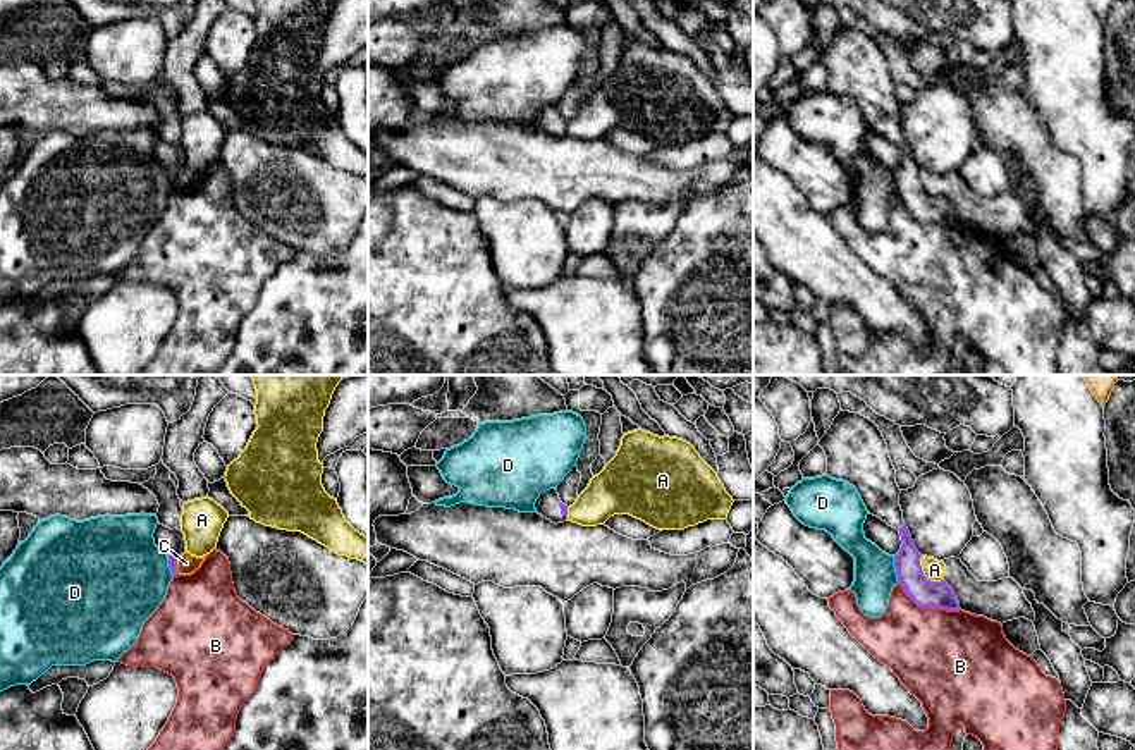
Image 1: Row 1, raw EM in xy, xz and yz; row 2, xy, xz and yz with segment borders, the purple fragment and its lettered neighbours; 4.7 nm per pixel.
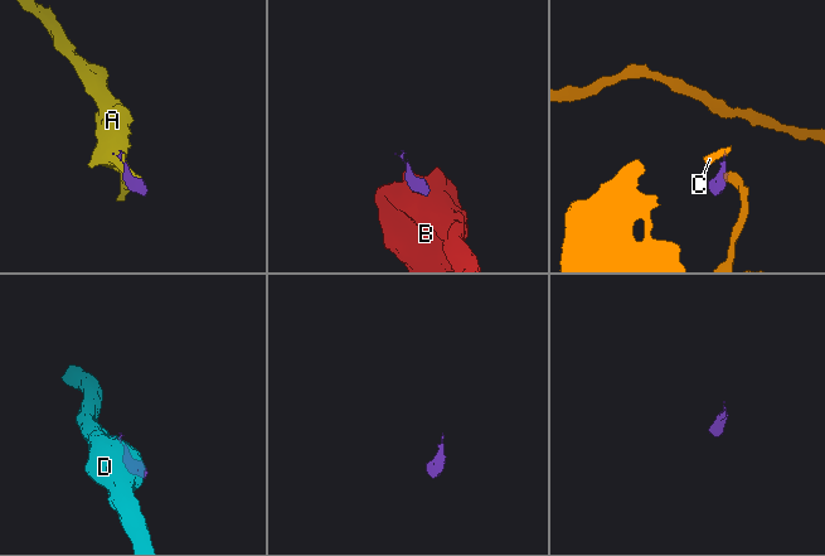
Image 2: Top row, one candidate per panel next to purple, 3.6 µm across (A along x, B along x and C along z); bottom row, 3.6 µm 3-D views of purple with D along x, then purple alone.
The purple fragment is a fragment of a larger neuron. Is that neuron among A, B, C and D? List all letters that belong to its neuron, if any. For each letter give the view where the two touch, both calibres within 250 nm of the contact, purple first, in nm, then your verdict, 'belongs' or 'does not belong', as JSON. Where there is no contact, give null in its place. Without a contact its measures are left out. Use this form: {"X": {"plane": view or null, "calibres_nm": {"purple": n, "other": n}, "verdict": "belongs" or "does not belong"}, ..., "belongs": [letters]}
{"A": {"plane": "yz", "calibres_nm": {"purple": 130, "other": 100}, "verdict": "does not belong"}, "B": {"plane": "yz", "calibres_nm": {"purple": 130, "other": 440}, "verdict": "does not belong"}, "C": {"plane": "xy", "calibres_nm": {"purple": 50, "other": 90}, "verdict": "does not belong"}, "D": {"plane": "yz", "calibres_nm": {"purple": 130, "other": 190}, "verdict": "does not belong"}, "belongs": []}

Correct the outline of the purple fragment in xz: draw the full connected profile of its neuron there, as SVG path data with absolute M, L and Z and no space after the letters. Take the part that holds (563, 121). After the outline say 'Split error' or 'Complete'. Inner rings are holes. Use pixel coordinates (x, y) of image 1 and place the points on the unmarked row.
M555 103L545 105L535 117L535 124L552 138L568 136L568 120L561 117Z. Split error

